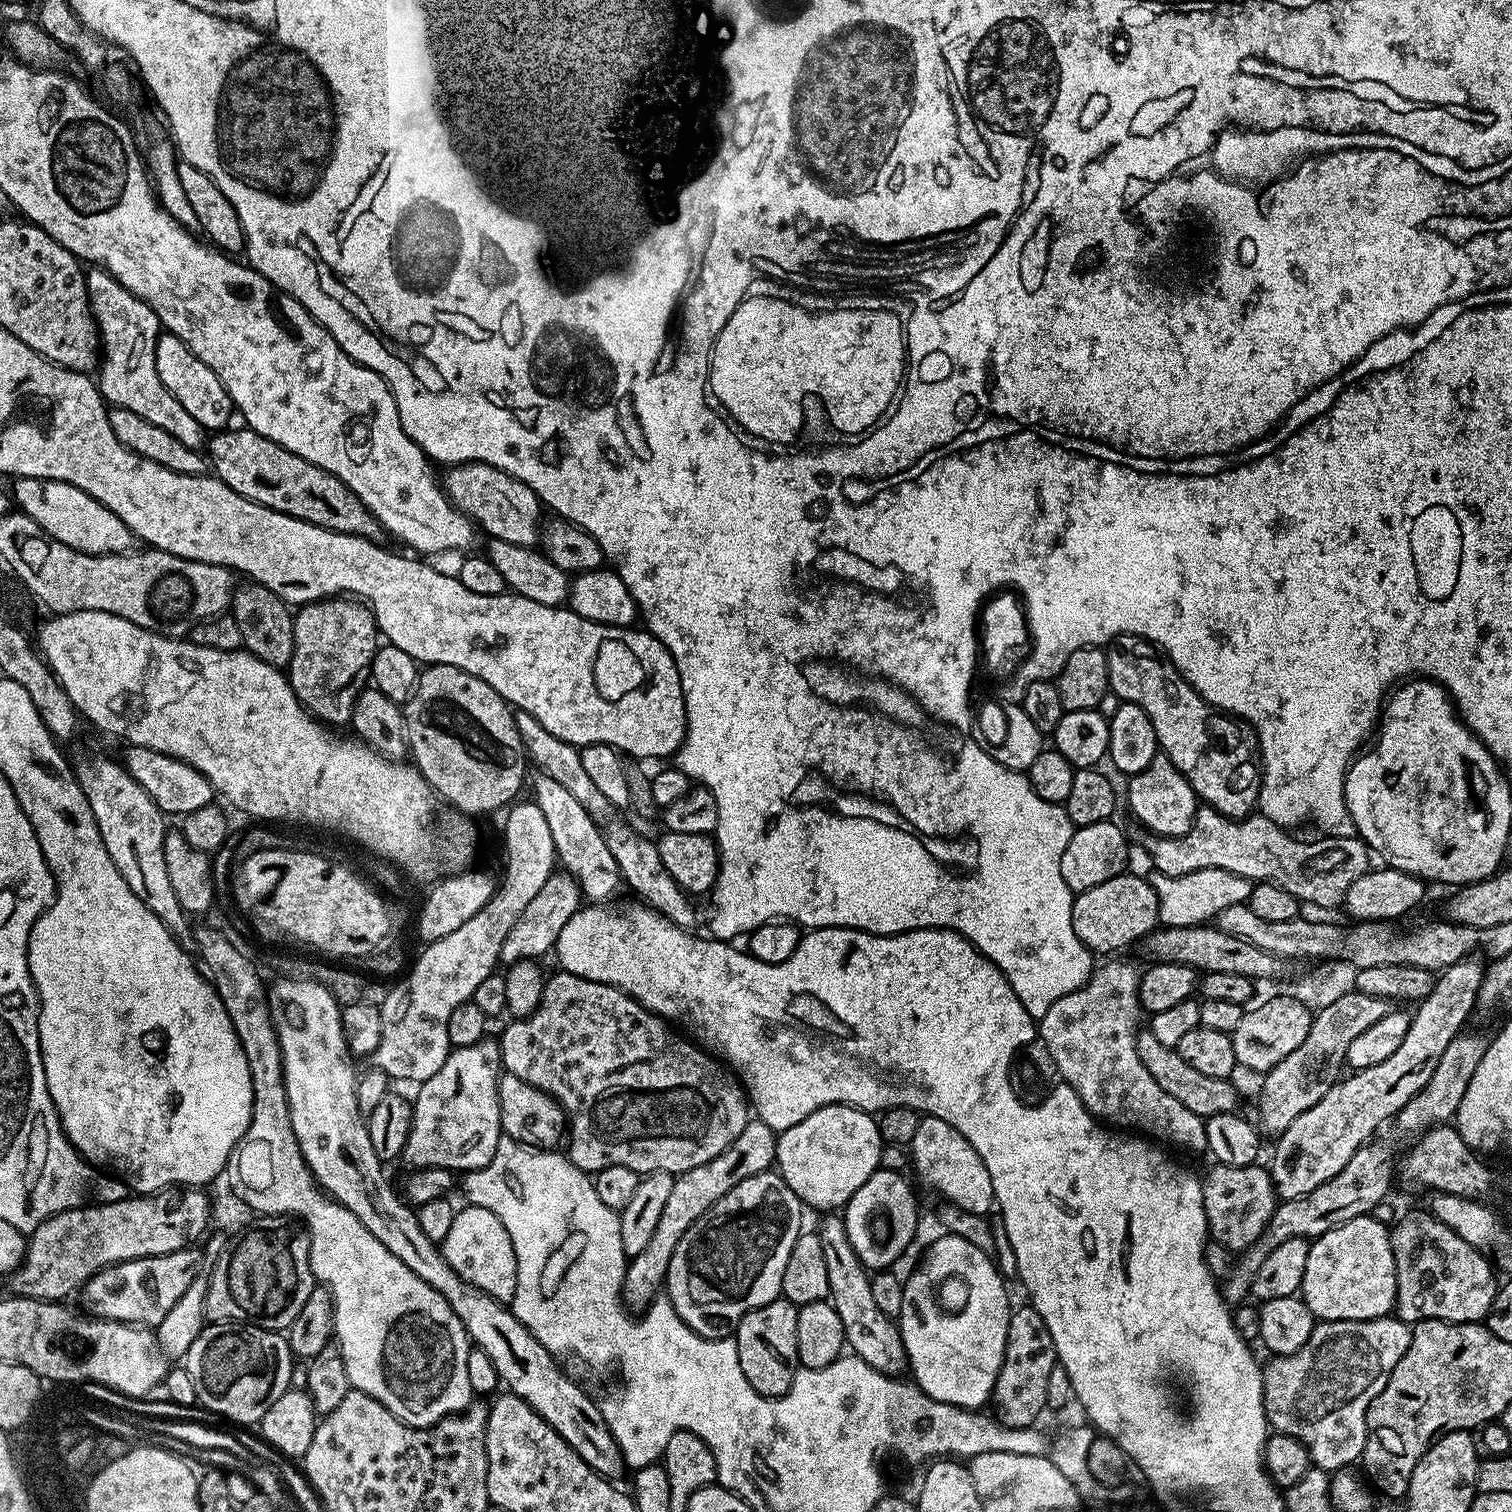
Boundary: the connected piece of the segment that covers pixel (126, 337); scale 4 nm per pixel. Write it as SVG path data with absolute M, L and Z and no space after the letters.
M113 276L96 278L96 284L104 288L87 288L88 302L92 309L92 318L98 329L98 336L104 339L104 361L100 364L98 392L111 407L125 408L154 426L162 426L166 434L178 438L182 446L197 450L206 444L206 430L196 421L162 386L156 369L156 341L162 332L160 320L146 302L142 302L126 286L118 283Z

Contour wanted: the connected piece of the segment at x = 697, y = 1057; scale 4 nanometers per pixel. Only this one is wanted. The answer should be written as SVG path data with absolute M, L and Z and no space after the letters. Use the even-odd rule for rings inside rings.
M563 970L557 971L557 976L550 975L544 980L544 989L537 1008L524 1019L513 1019L504 1028L504 1033L498 1036L500 1046L500 1062L503 1071L510 1076L517 1076L522 1082L542 1090L547 1096L556 1100L566 1117L566 1155L576 1168L595 1174L606 1166L630 1166L630 1170L647 1174L650 1172L670 1172L679 1174L686 1170L694 1170L694 1166L702 1166L702 1162L710 1162L710 1158L718 1158L738 1134L747 1126L750 1119L750 1105L747 1095L735 1075L715 1055L701 1050L691 1039L683 1035L675 1036L667 1020L655 1016L646 1010L632 996L627 996L609 984L590 982L581 976L575 976Z

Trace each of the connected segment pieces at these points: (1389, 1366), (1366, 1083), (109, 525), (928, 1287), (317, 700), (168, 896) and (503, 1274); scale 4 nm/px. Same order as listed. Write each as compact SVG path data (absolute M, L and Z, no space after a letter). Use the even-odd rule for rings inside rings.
M1391 1315L1380 1316L1377 1320L1326 1320L1317 1323L1313 1327L1310 1338L1306 1338L1306 1342L1298 1350L1294 1350L1294 1354L1289 1356L1273 1355L1269 1364L1263 1365L1264 1369L1264 1413L1268 1415L1268 1422L1273 1433L1281 1432L1290 1438L1294 1438L1298 1442L1302 1442L1308 1451L1308 1457L1311 1458L1313 1465L1317 1468L1323 1468L1325 1472L1333 1474L1340 1469L1347 1469L1349 1466L1355 1465L1356 1460L1359 1461L1364 1454L1366 1446L1366 1438L1368 1437L1368 1407L1374 1398L1378 1398L1378 1394L1382 1394L1382 1390L1386 1386L1386 1382L1390 1378L1390 1374L1394 1370L1394 1366L1398 1366L1398 1362L1402 1358L1402 1354L1406 1354L1406 1350L1412 1341L1412 1329L1399 1318L1393 1318Z
M1476 958L1463 960L1443 969L1436 977L1434 990L1430 990L1427 998L1415 1005L1416 1012L1414 1011L1412 1016L1410 1030L1406 1032L1406 1042L1402 1042L1402 1046L1398 1046L1398 1050L1394 1050L1394 1054L1386 1058L1386 1062L1378 1062L1378 1066L1353 1071L1348 1074L1352 1076L1345 1075L1337 1080L1335 1086L1326 1090L1326 1094L1322 1094L1319 1102L1314 1102L1314 1106L1306 1110L1306 1114L1298 1114L1298 1119L1292 1125L1286 1126L1284 1132L1279 1133L1277 1140L1280 1141L1277 1142L1276 1149L1272 1152L1270 1171L1272 1185L1276 1187L1276 1195L1280 1200L1302 1198L1310 1194L1310 1190L1318 1190L1322 1182L1330 1182L1330 1178L1334 1178L1334 1174L1338 1174L1338 1170L1342 1170L1346 1162L1354 1158L1358 1149L1373 1139L1381 1131L1379 1128L1384 1123L1385 1127L1400 1113L1402 1106L1406 1106L1406 1102L1410 1102L1410 1098L1414 1098L1414 1094L1418 1094L1418 1090L1426 1086L1426 1082L1429 1082L1430 1076L1437 1069L1438 1060L1445 1053L1446 1046L1467 1025L1464 1023L1467 1022L1468 1015L1471 1014L1472 1008L1477 1007L1476 999L1478 990L1482 986L1484 970L1485 965L1479 964Z
M17 476L11 484L10 496L15 507L38 522L49 540L62 542L62 546L70 546L70 550L96 556L106 552L124 552L133 547L134 533L128 529L128 525L122 522L122 518L118 518L118 514L114 514L112 508L98 502L86 490L70 482L35 476Z
M940 1234L921 1258L920 1265L906 1276L898 1327L907 1367L912 1372L911 1379L930 1398L973 1410L983 1409L983 1404L991 1401L992 1388L1004 1361L1006 1334L1014 1311L1013 1305L1008 1305L1008 1288L1004 1283L1005 1277L991 1255L978 1250L966 1238L949 1234Z
M355 598L313 600L311 604L303 605L295 613L292 630L294 632L294 648L286 675L294 694L300 699L301 704L325 725L347 725L352 718L352 706L358 691L357 685L352 685L352 679L363 668L365 671L371 665L372 655L376 653L378 647L378 629L372 609Z
M84 756L75 761L74 771L82 794L86 794L86 802L90 802L90 810L94 810L94 822L98 822L102 842L114 866L118 866L118 874L126 878L126 886L138 894L140 901L165 924L180 945L185 950L191 949L194 930L188 926L189 917L174 894L170 874L166 874L165 813L161 812L154 798L134 782L123 763L115 764L104 756Z
M468 1204L464 1206L464 1209L461 1207L456 1213L454 1222L450 1222L450 1230L447 1231L446 1238L442 1241L442 1255L444 1261L452 1267L452 1271L466 1283L473 1284L478 1291L501 1302L510 1302L514 1298L518 1286L516 1255L514 1246L510 1242L510 1234L506 1234L506 1228L502 1226L498 1214L490 1214L490 1210L477 1204Z

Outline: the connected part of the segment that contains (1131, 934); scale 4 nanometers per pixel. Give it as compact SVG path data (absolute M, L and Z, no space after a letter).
M1125 874L1123 876L1115 876L1110 878L1110 882L1101 882L1098 886L1094 886L1090 890L1079 893L1073 899L1072 902L1072 921L1074 922L1074 934L1078 934L1080 941L1086 945L1086 947L1093 953L1099 954L1099 952L1112 952L1108 954L1116 954L1119 948L1124 948L1127 944L1132 944L1135 942L1143 941L1144 937L1148 935L1149 932L1153 931L1157 927L1158 921L1156 919L1162 916L1162 909L1158 906L1158 894L1152 889L1151 883L1147 879L1144 880L1140 876L1131 876L1131 874Z

